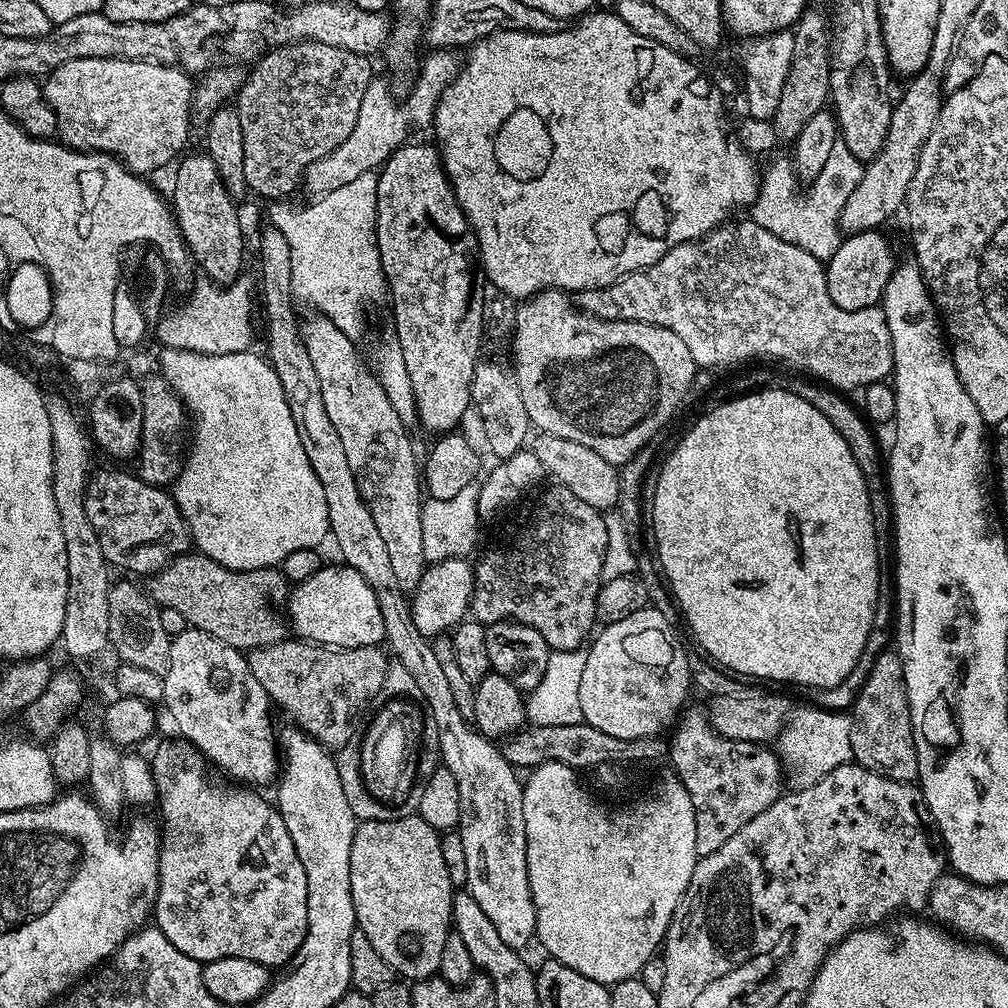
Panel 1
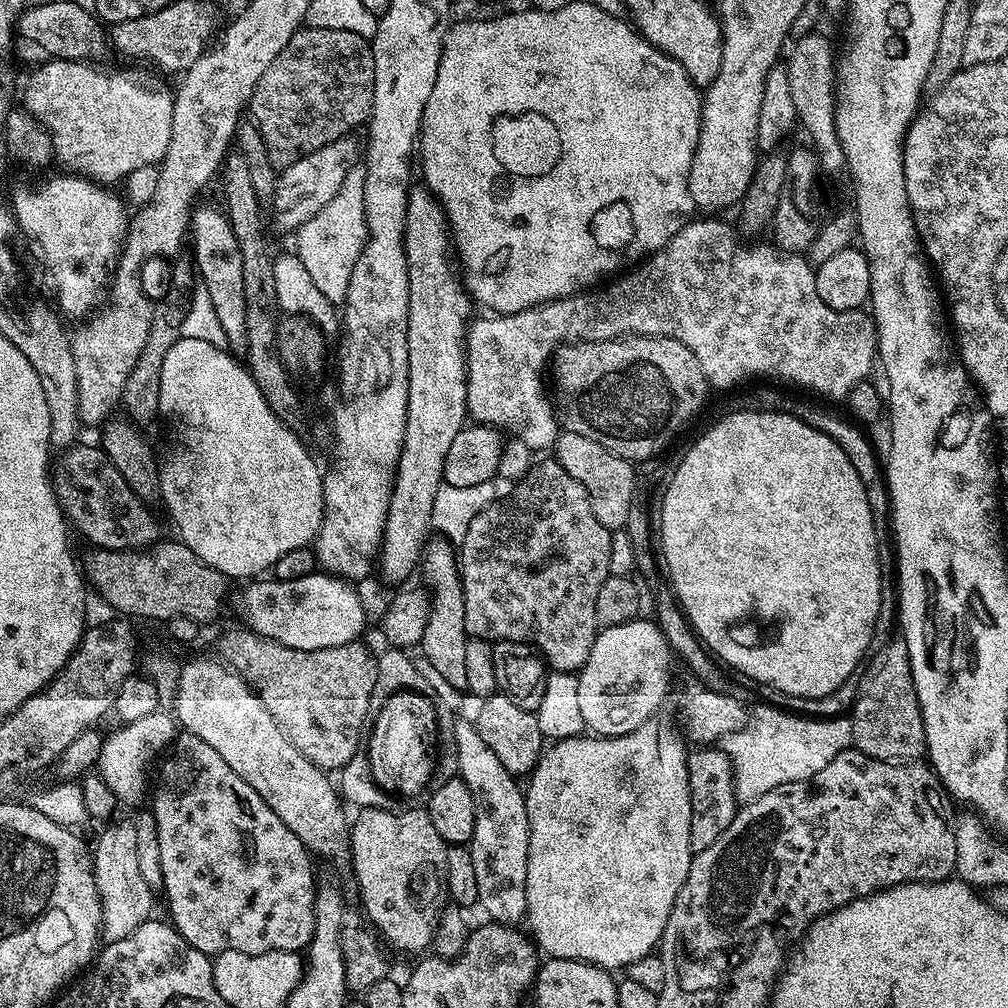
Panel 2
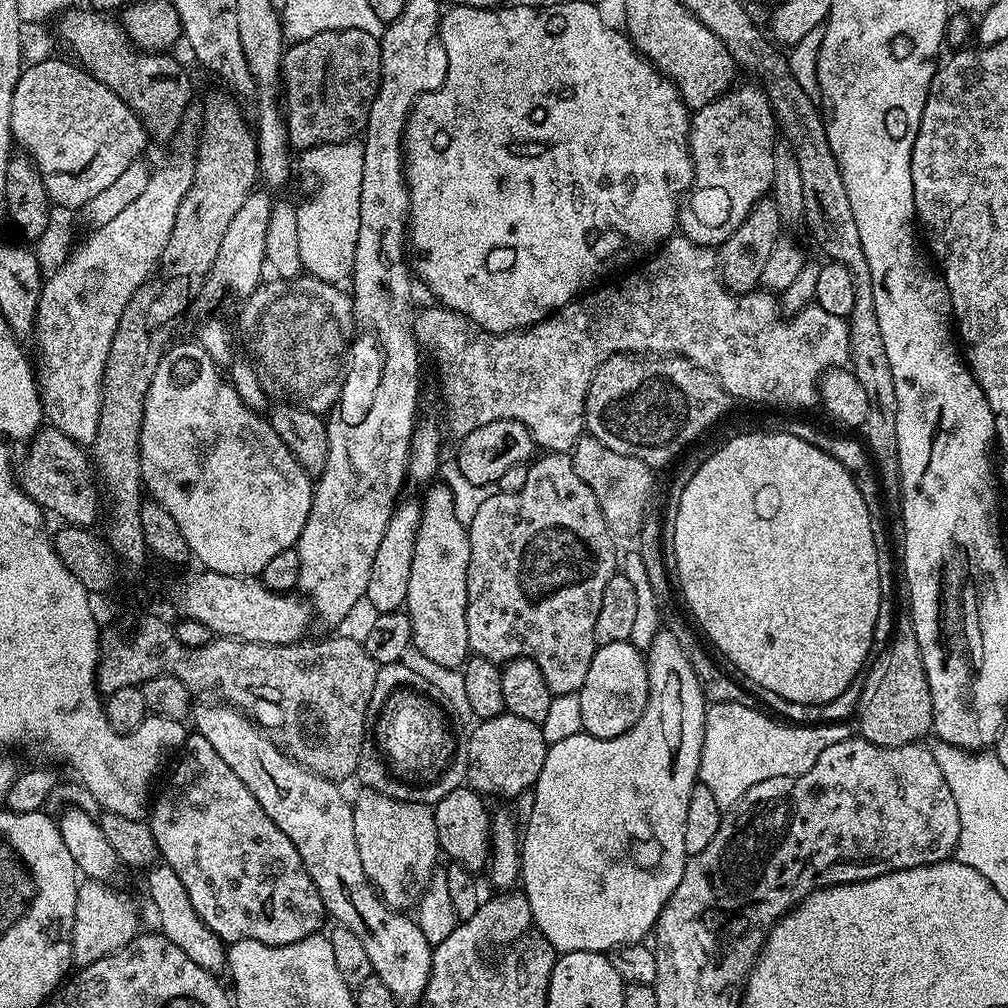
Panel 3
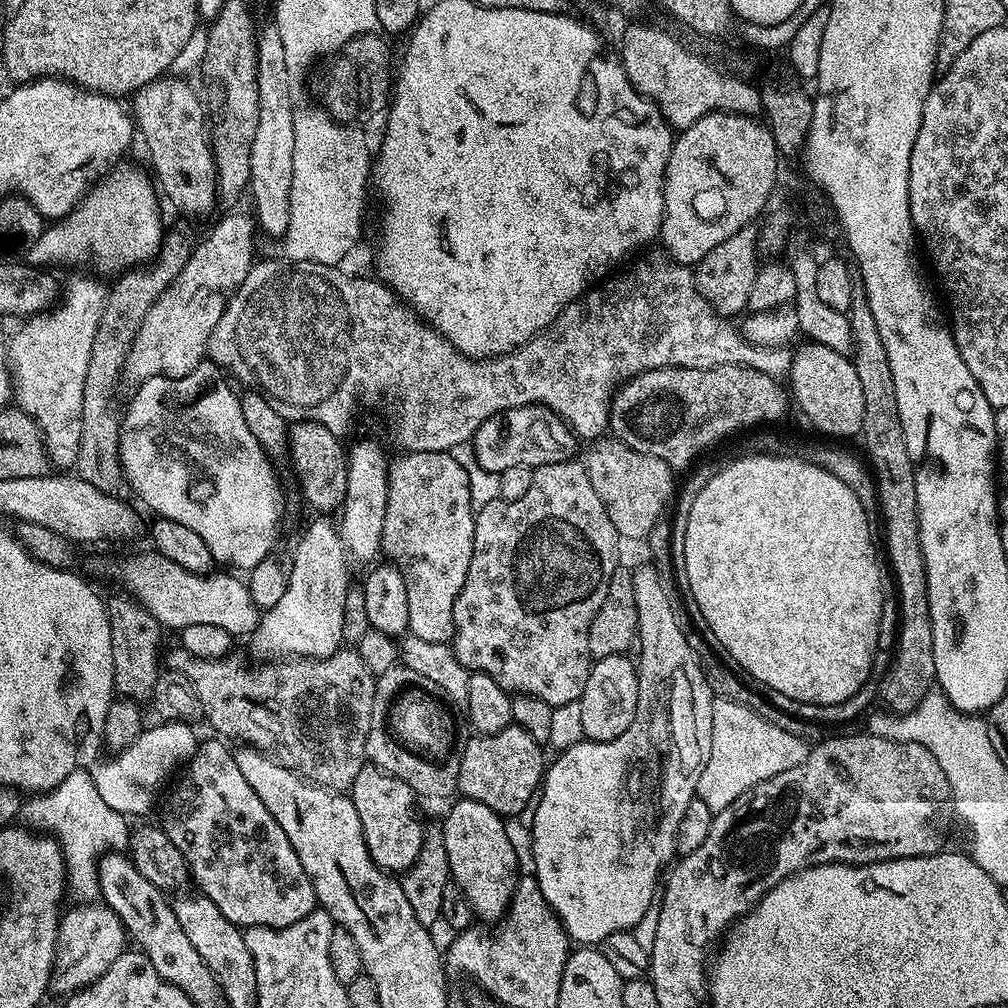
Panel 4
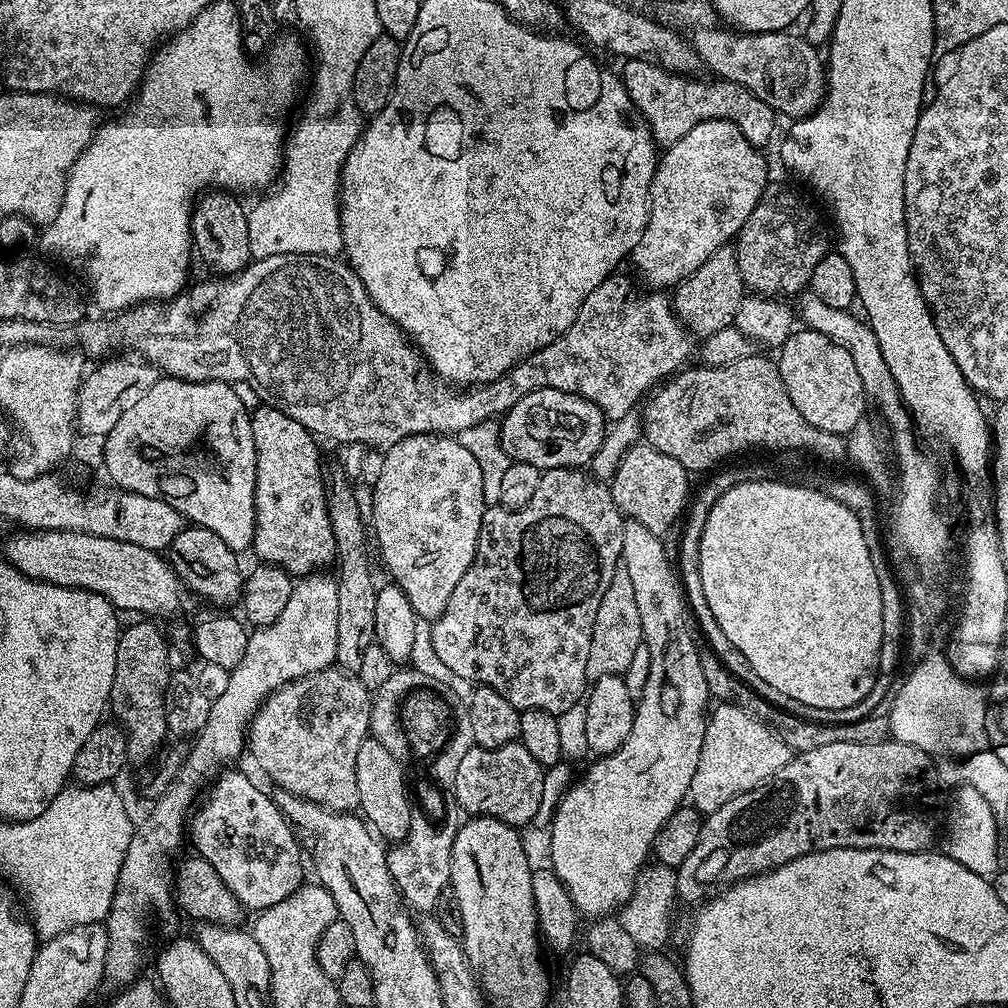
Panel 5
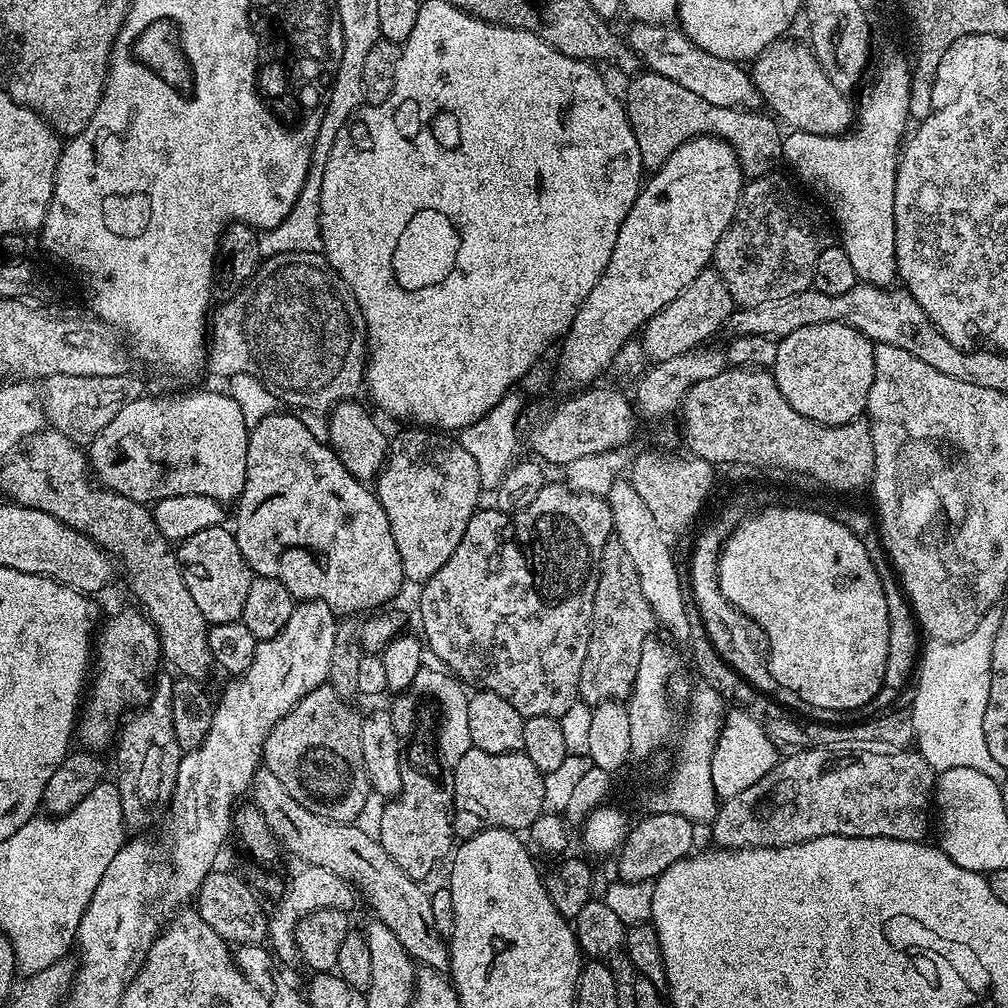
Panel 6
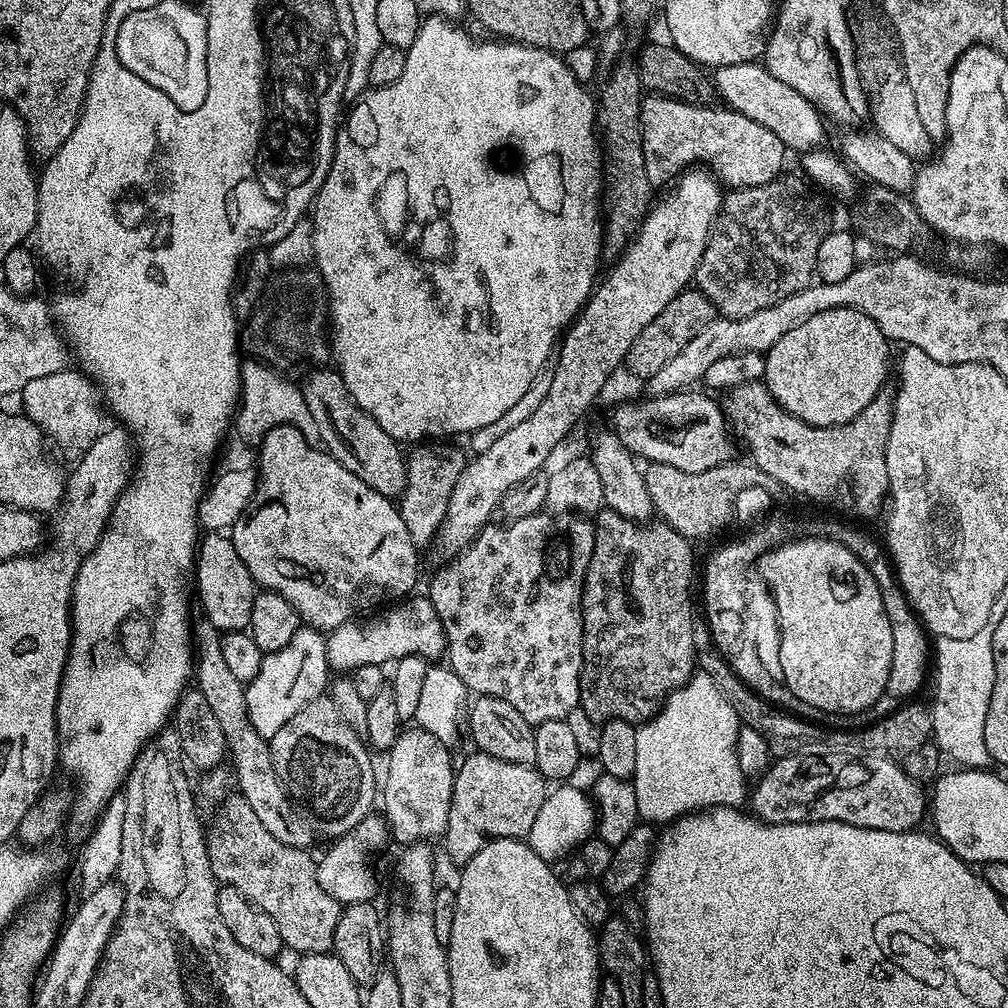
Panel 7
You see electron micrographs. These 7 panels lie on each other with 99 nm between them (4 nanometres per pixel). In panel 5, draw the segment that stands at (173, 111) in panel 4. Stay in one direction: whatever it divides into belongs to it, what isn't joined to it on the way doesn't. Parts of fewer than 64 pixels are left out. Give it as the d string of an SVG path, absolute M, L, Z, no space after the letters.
M208 190L205 191L203 195L201 195L199 199L197 199L192 205L192 243L194 245L195 255L198 257L198 260L201 260L201 262L204 263L210 271L212 271L209 273L215 274L220 278L235 276L237 272L241 272L243 268L247 268L248 265L253 261L252 255L250 254L250 230L248 229L248 213L246 211L245 205L240 205L239 202L235 199L239 200L235 195L233 195L231 191Z

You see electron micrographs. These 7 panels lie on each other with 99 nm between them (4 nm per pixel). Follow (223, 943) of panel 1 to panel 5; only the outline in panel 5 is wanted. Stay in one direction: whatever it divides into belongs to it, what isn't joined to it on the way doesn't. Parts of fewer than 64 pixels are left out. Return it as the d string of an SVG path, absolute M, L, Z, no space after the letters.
M232 770L221 771L211 781L213 784L212 789L210 789L211 784L207 789L208 797L206 797L206 792L203 799L199 801L198 807L191 813L190 844L192 840L193 846L196 847L193 848L195 855L210 862L210 866L214 866L214 870L218 870L218 878L222 878L222 882L226 882L230 894L234 894L234 898L238 898L241 906L245 910L251 911L253 908L253 913L259 914L265 908L278 906L278 902L290 898L290 894L294 894L300 888L305 879L304 872L300 869L302 844L271 795L267 796L246 773L228 771Z

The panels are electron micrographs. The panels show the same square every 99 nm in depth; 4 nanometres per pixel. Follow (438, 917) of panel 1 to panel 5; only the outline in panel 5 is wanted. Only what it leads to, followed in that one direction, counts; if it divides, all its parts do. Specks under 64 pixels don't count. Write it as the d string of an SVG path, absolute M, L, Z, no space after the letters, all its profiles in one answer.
M369 738L362 742L362 746L358 746L358 808L375 835L388 842L404 839L414 815L414 809L408 805L408 788L404 785L404 768L400 764L403 764L401 757L390 754L382 742Z

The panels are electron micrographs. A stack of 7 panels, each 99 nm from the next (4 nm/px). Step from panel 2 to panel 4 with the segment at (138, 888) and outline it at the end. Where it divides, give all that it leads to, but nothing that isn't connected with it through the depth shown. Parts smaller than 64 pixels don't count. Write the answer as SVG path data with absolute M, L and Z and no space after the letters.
M80 902L77 908L72 908L63 913L58 926L56 935L56 961L52 964L52 981L50 983L51 991L56 994L67 994L75 992L77 988L84 988L92 984L99 976L106 974L114 962L126 950L126 933L118 914L109 908L103 902Z

